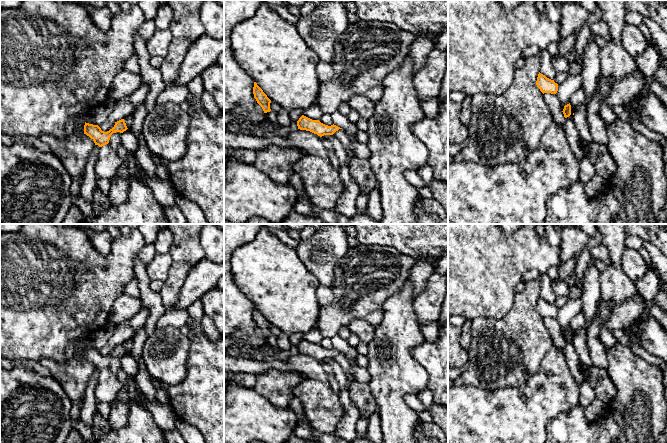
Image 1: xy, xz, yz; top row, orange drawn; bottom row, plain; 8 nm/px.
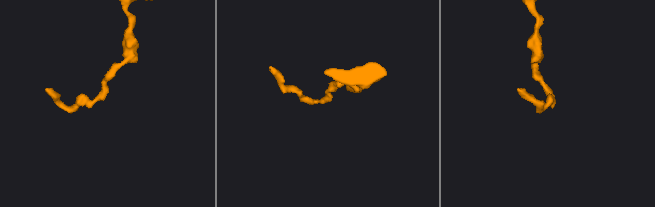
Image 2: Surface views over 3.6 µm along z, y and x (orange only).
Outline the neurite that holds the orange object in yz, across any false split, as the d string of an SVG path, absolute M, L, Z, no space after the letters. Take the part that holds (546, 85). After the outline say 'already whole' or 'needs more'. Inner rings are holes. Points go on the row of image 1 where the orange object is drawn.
M540 72L537 77L536 85L543 94L544 93L556 94L558 91L558 84L555 83L554 80L547 78Z; already whole

